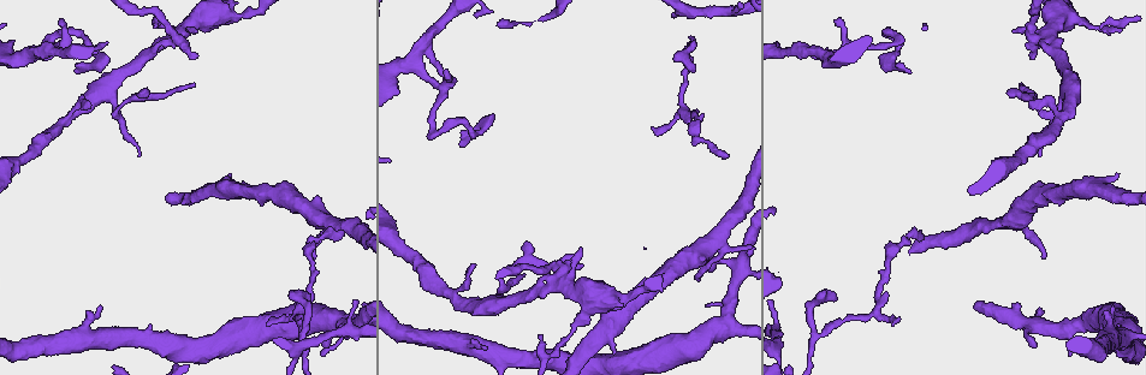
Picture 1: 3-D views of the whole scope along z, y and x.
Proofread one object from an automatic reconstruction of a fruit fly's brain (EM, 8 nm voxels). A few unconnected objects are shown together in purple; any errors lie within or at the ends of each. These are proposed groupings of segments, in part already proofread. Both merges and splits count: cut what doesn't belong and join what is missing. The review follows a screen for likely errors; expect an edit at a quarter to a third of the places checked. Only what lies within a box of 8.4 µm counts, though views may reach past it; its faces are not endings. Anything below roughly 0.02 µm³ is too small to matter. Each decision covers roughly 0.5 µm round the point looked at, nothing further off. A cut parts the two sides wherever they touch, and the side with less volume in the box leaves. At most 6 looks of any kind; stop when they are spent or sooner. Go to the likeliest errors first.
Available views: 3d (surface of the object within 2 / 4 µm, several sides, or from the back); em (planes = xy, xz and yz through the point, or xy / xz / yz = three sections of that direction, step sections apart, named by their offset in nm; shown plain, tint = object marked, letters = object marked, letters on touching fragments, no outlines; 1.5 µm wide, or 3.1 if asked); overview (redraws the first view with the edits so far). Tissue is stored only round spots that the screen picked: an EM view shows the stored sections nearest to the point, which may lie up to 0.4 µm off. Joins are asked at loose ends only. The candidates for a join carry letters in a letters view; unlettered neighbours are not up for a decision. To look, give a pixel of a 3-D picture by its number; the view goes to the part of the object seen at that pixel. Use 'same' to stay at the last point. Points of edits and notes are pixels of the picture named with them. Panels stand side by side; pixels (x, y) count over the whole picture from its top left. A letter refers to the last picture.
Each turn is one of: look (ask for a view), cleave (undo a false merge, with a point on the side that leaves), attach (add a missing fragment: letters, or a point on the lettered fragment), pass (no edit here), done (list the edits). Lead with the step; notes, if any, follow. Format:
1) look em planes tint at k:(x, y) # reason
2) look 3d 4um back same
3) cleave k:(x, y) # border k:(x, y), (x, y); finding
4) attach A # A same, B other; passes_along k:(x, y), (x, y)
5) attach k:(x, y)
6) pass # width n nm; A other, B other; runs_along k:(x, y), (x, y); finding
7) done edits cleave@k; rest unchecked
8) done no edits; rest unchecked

look 3d 2um back at 1:(1044, 256) # tapers out

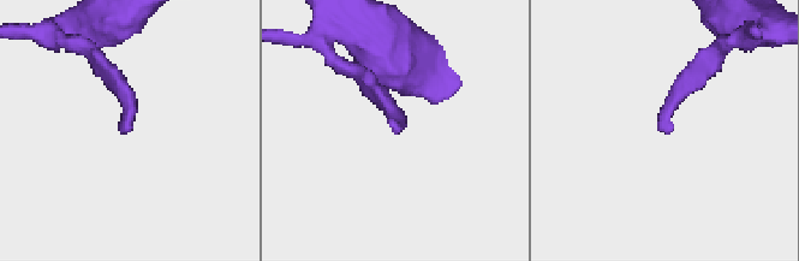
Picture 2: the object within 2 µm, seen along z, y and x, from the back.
look em xy step 8 letters at 2:(123, 130) # now the EM

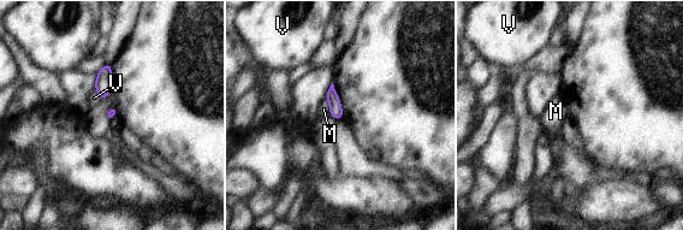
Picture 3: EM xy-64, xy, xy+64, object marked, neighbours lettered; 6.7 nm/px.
look em planes letters same # cut it another way

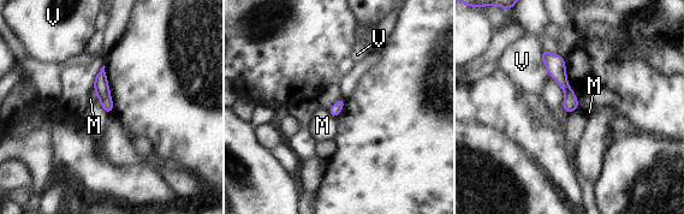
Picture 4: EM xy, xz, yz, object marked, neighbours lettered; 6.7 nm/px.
pass # M other, V other; runs_along 4:(545, 54), (554, 64), (575, 106); no lettered fragment goes on from it

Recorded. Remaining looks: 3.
look 3d 2um back at 1:(816, 333) # side arm on a straight run

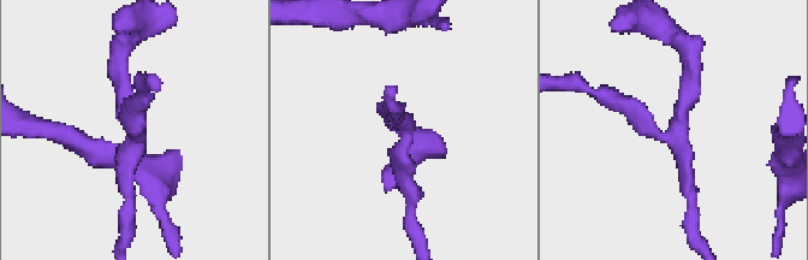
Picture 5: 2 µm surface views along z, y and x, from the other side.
look em yz step 8 tint at 5:(131, 125) # arms 3

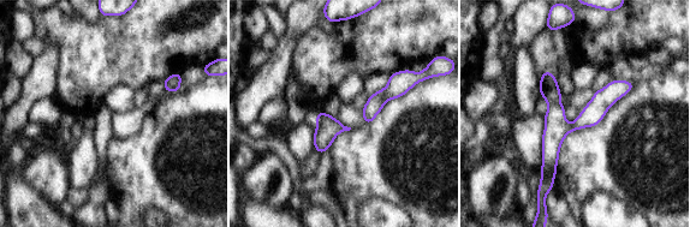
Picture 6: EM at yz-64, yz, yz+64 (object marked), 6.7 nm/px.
look em planes letters same

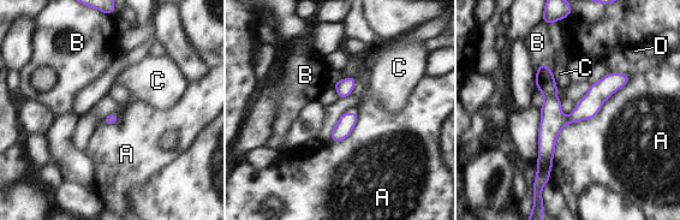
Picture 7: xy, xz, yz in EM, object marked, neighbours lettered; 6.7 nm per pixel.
pass # width 70 nm; A other, B other, C other, D other; border 7:(631, 77), (560, 131), (548, 180); continuous, no second cell

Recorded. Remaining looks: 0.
done no edits; rest unchecked

